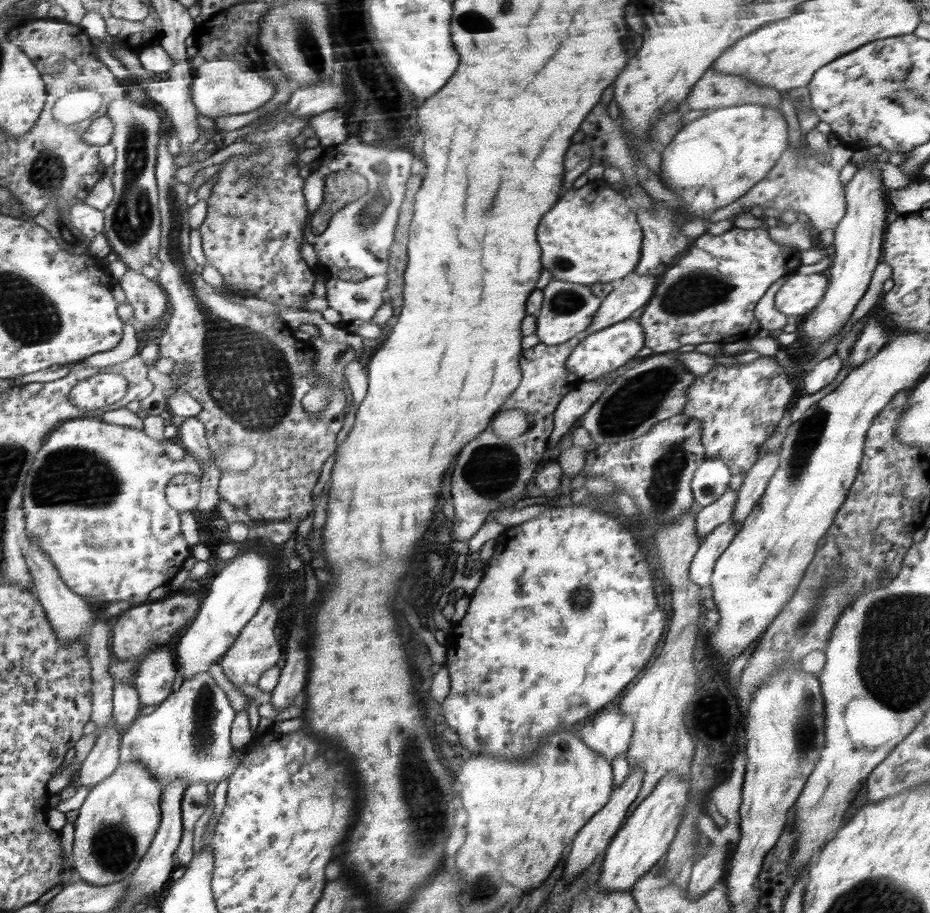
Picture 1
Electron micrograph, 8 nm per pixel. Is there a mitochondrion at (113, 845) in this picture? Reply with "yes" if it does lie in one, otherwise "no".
yes

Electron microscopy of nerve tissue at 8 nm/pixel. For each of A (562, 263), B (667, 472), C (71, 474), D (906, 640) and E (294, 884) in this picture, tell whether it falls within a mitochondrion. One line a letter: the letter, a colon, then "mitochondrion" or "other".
A: mitochondrion
B: mitochondrion
C: mitochondrion
D: mitochondrion
E: other

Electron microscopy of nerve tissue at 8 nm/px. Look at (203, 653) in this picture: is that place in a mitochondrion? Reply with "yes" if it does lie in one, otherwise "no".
no

